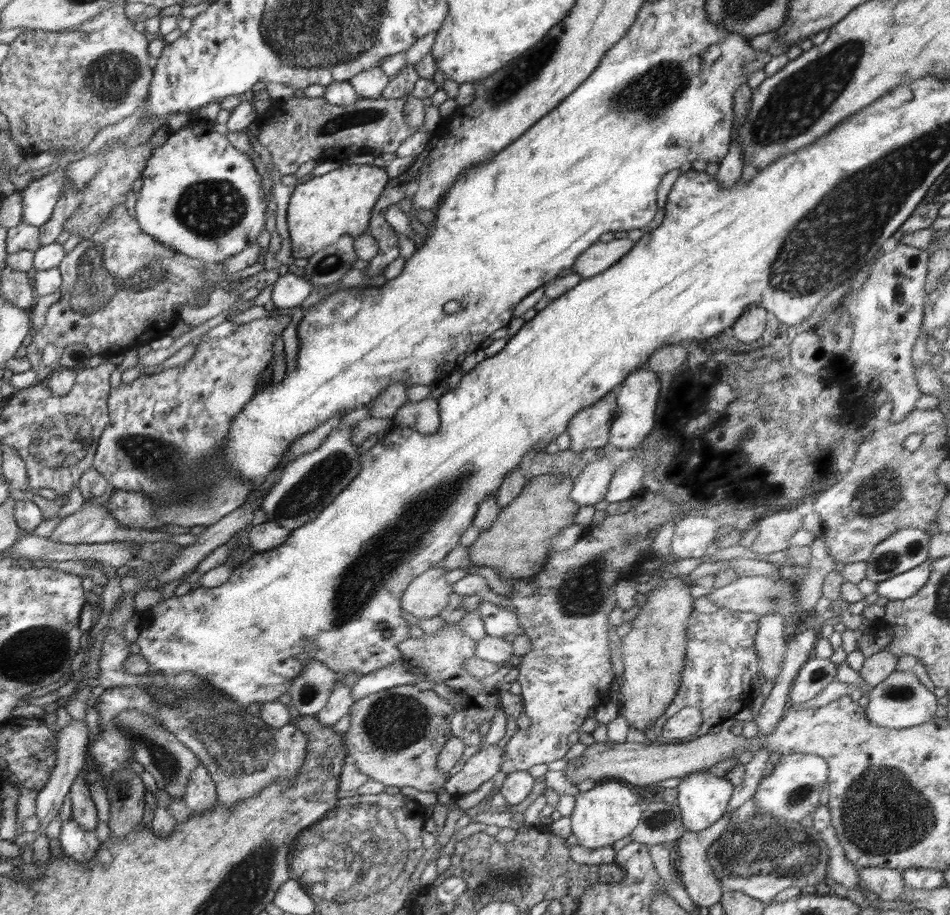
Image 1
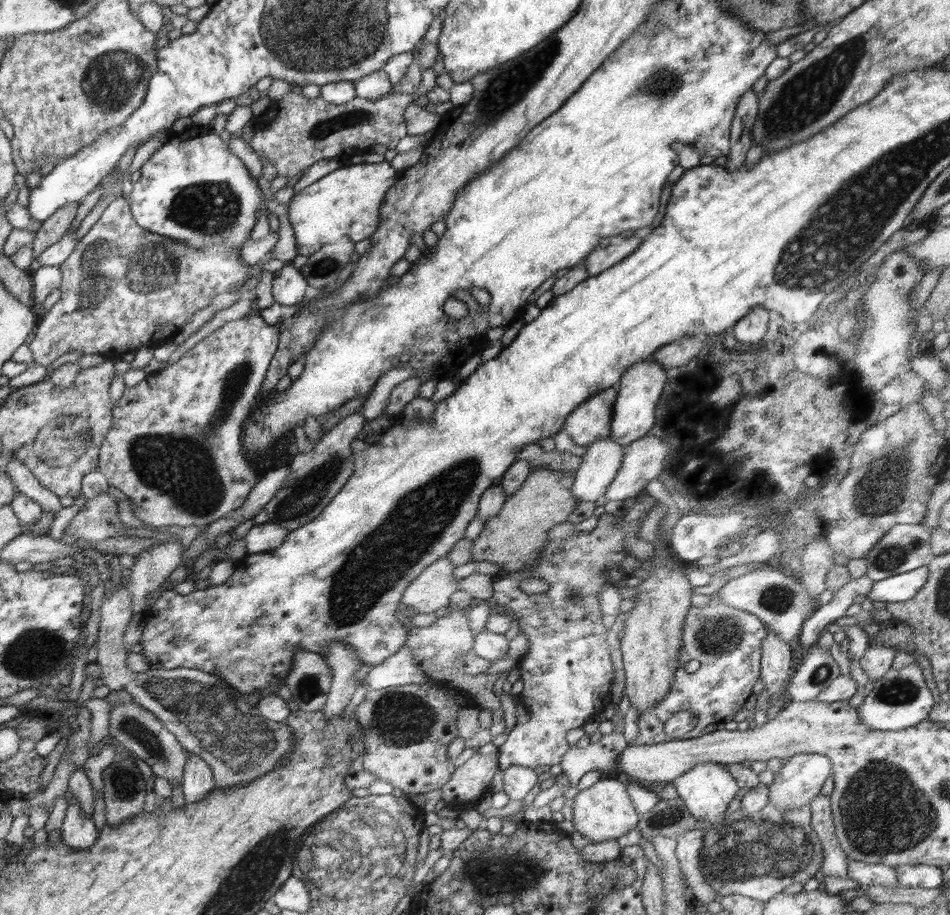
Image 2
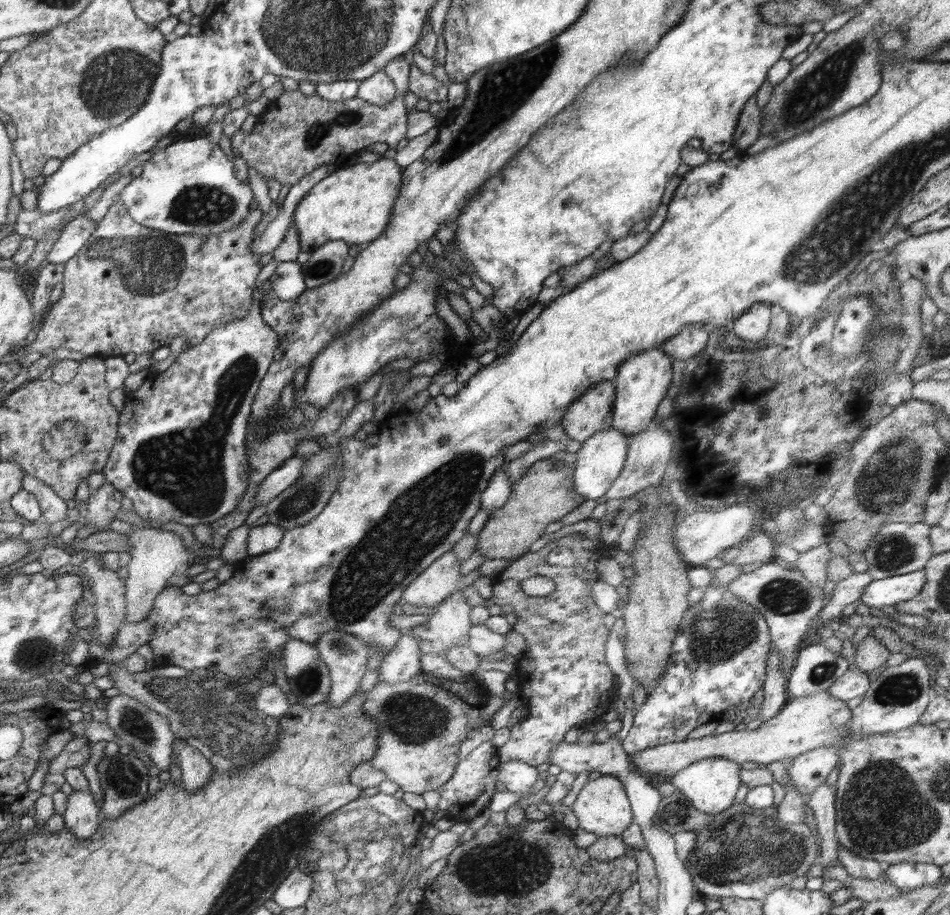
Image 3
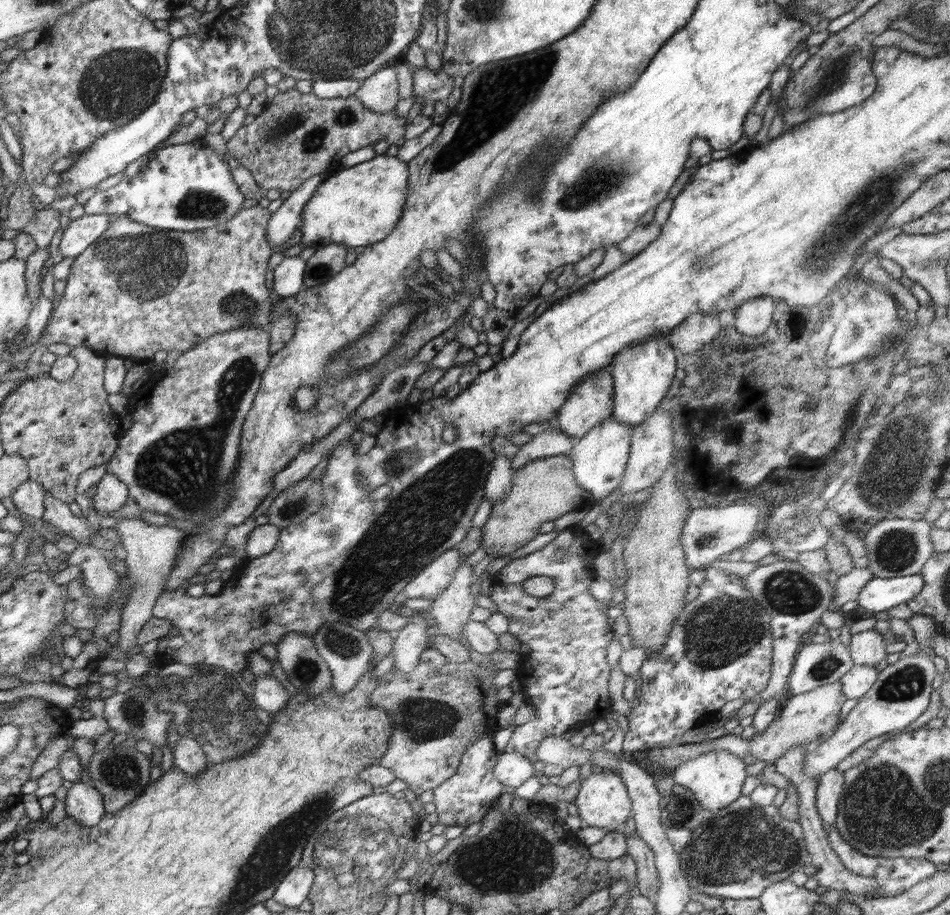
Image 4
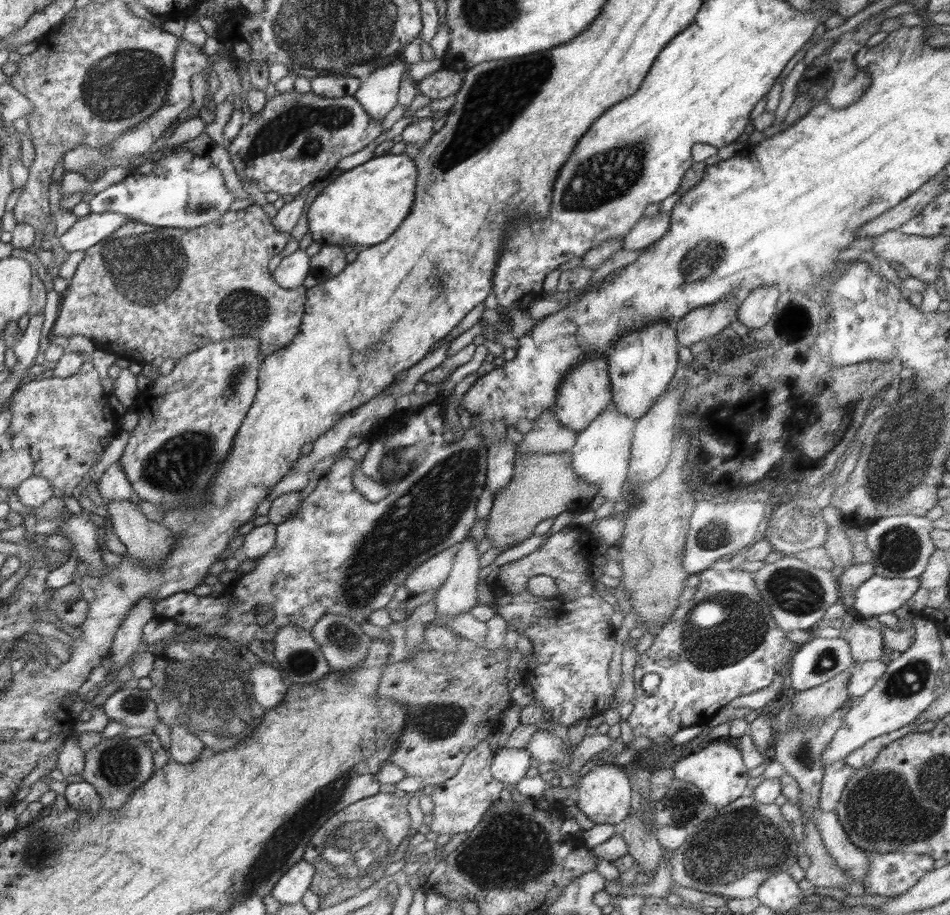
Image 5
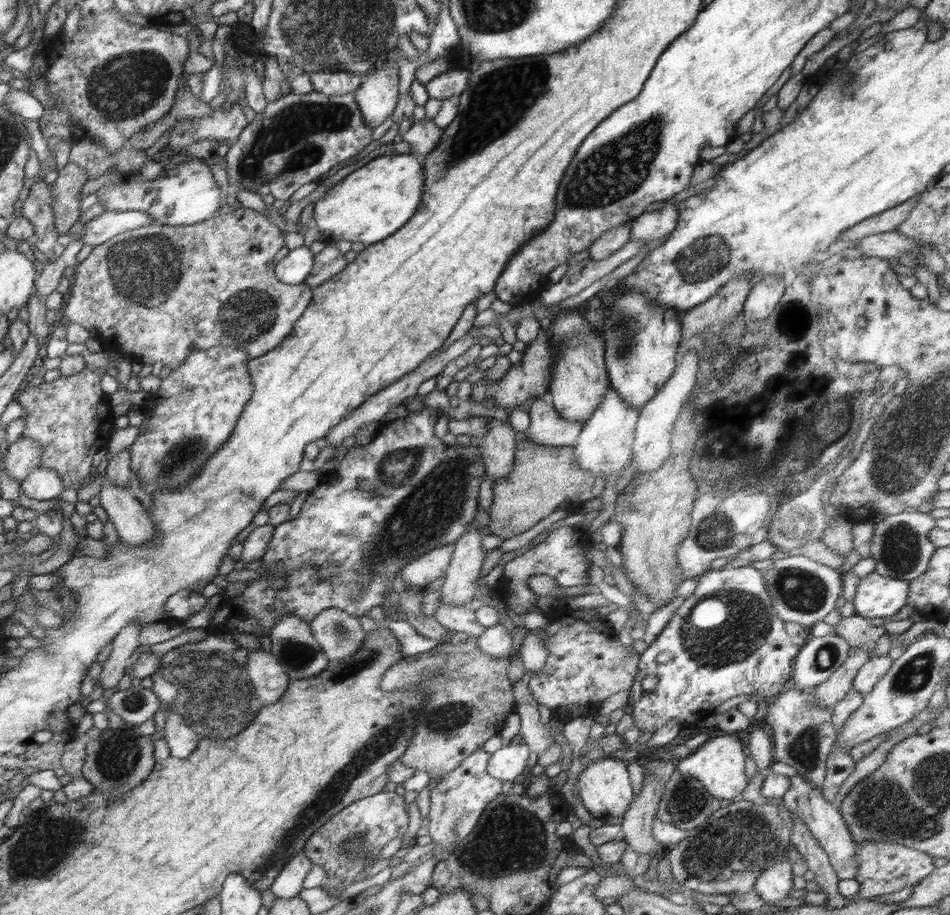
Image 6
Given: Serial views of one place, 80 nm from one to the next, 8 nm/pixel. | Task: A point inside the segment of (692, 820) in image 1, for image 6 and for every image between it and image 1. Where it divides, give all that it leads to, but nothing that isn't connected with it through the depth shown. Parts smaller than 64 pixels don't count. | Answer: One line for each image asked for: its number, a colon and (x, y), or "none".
2: (707, 789)
3: (711, 784)
4: (715, 778)
5: (717, 770)
6: (718, 764)

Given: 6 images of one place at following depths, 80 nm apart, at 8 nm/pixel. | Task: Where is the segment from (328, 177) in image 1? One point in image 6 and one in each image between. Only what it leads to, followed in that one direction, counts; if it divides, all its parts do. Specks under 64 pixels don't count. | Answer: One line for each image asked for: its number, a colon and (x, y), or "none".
2: (345, 203)
3: (354, 204)
4: (360, 205)
5: (364, 206)
6: (372, 203)

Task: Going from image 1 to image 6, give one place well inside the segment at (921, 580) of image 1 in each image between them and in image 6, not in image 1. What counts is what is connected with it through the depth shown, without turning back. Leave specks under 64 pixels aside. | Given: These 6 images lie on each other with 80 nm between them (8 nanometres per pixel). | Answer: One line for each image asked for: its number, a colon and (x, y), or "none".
2: (898, 588)
3: (885, 592)
4: (879, 594)
5: (878, 595)
6: (877, 596)

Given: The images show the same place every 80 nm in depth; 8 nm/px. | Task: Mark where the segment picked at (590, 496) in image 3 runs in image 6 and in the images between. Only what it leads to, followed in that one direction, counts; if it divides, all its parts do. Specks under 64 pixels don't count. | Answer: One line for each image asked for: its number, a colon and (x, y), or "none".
4: (599, 459)
5: (601, 455)
6: (604, 447)

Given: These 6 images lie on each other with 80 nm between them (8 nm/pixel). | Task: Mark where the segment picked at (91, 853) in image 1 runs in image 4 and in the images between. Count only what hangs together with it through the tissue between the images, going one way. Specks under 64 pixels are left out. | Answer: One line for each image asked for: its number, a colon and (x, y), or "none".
2: (79, 833)
3: (81, 814)
4: (84, 803)

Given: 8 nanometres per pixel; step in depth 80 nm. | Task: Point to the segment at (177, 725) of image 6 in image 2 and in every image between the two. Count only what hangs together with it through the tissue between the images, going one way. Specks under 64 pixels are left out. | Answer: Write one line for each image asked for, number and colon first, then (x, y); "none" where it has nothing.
2: (197, 781)
3: (196, 769)
4: (188, 756)
5: (185, 747)

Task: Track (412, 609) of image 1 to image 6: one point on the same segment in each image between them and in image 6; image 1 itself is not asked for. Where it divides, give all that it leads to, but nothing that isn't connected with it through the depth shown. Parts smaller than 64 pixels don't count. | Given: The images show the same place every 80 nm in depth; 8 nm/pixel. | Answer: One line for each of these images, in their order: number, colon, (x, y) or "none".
2: (430, 591)
3: (442, 578)
4: (432, 580)
5: (432, 574)
6: (433, 565)

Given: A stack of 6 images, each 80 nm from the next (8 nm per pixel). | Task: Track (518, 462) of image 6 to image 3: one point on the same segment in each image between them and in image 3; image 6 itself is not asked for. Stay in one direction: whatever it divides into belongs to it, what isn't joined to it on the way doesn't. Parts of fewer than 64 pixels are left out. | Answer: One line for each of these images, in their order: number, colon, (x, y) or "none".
3: (544, 495)
4: (543, 490)
5: (543, 486)

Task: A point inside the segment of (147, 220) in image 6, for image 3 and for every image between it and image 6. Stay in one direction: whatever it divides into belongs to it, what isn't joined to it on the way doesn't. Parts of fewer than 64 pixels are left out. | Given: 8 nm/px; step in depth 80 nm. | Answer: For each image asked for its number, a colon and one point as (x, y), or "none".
3: (79, 230)
4: (80, 233)
5: (89, 230)

